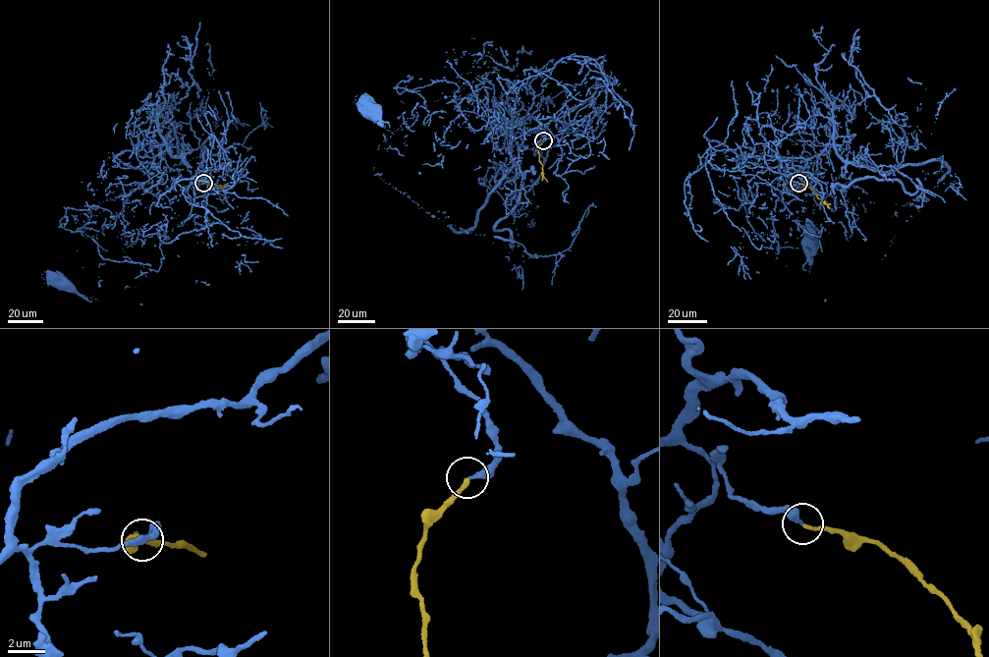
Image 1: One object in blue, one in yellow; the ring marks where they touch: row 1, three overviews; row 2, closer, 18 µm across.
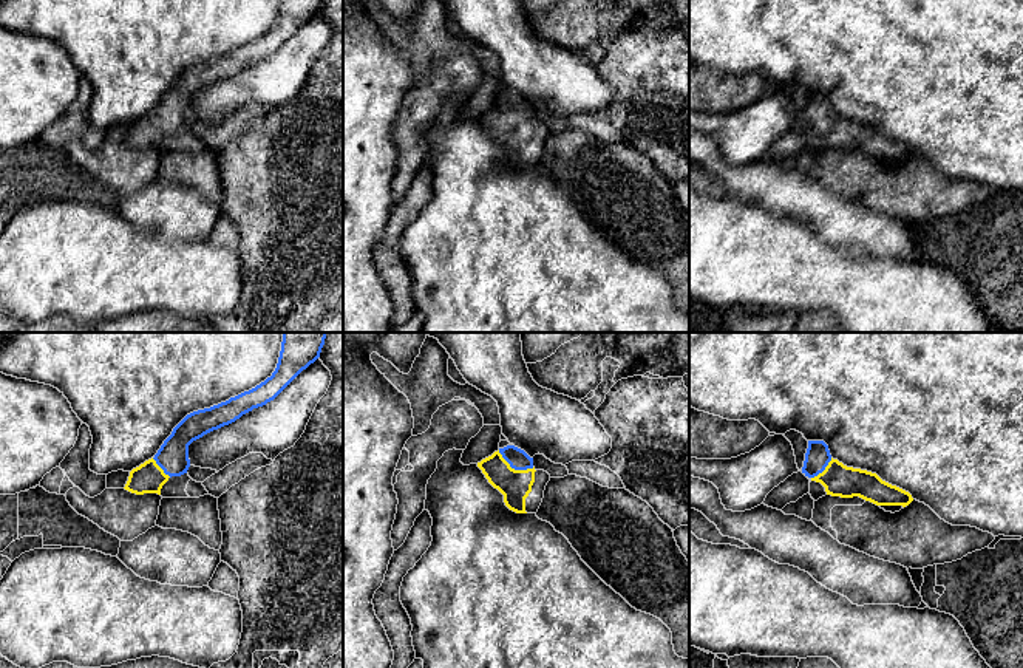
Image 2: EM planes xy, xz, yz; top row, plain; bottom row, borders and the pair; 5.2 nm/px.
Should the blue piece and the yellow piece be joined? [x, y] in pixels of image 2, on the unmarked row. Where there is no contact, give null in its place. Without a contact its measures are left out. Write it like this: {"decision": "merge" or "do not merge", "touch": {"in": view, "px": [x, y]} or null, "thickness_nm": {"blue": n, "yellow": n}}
{"decision": "merge", "touch": {"in": "xz", "px": [515, 122]}, "thickness_nm": {"blue": 110, "yellow": 160}}

